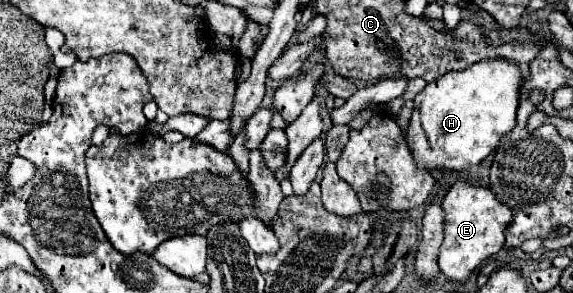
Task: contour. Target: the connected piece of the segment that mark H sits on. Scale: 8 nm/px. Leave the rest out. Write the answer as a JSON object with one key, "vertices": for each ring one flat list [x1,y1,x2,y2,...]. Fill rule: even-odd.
{"vertices":[[487,58,479,60,465,70,447,72,439,80,425,86,421,94,415,98,415,114,411,116,411,124,407,128,407,146,411,148,419,168,425,170,467,170,471,166,481,164,491,152,497,150,501,138,515,128,515,116,519,108,519,96,523,86,523,72,515,62,503,58]]}

